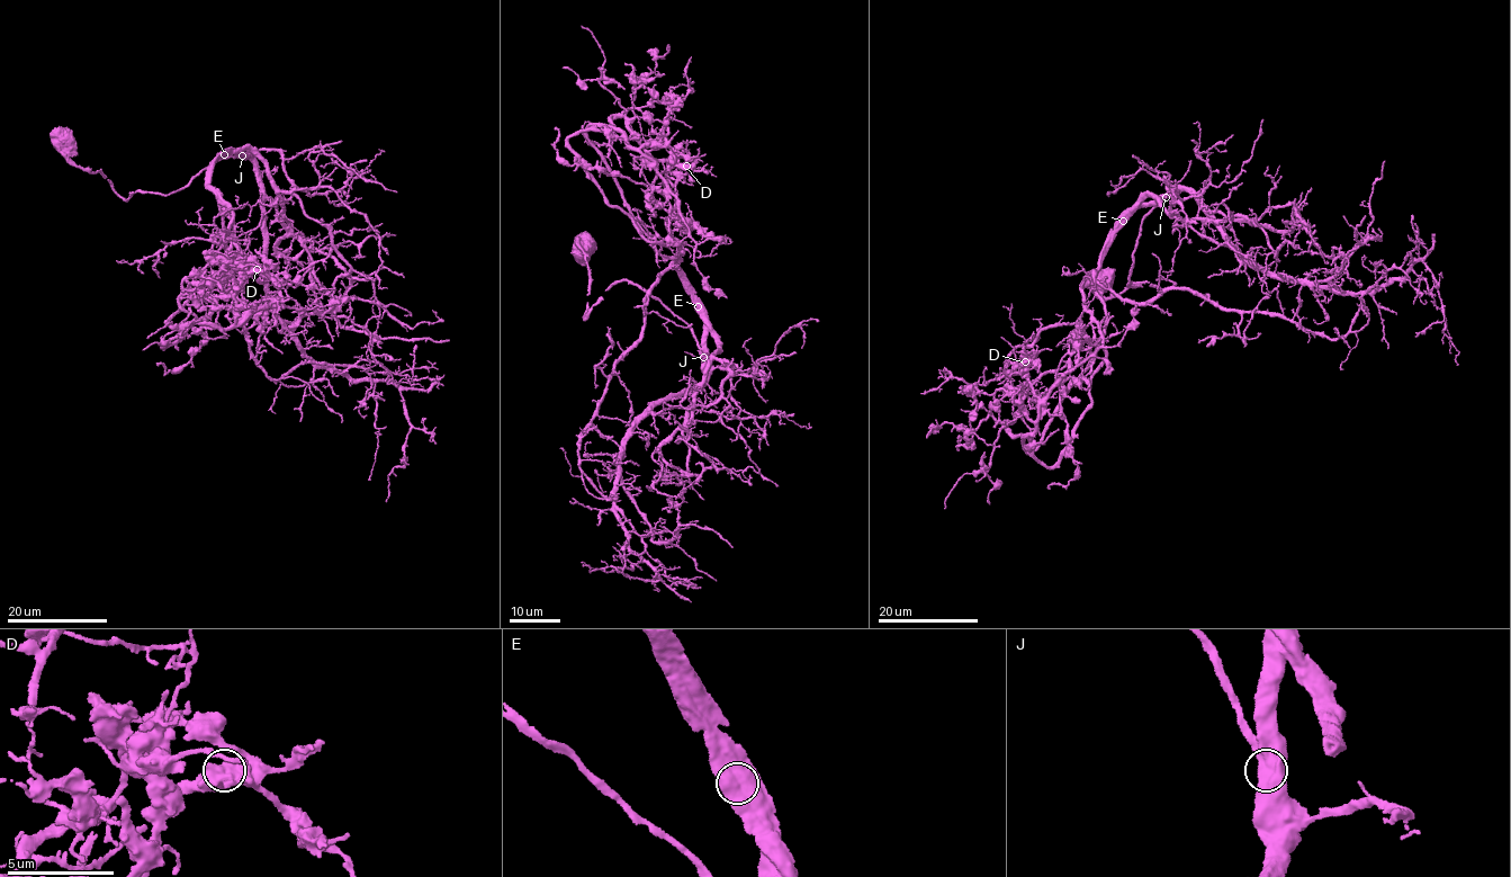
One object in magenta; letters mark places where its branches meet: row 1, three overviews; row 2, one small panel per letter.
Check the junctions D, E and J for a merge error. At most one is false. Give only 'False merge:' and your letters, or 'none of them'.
False merge: E

